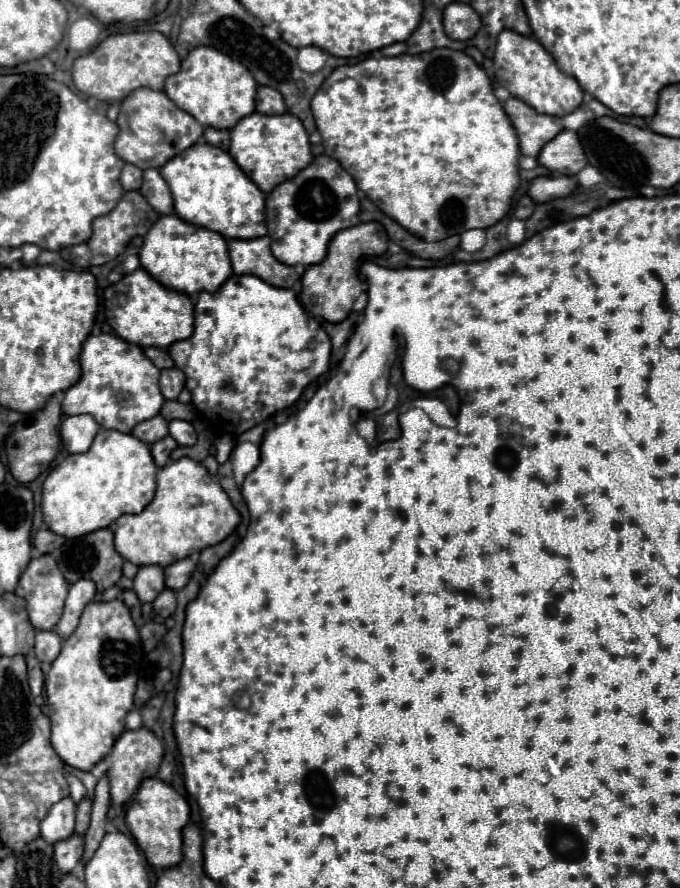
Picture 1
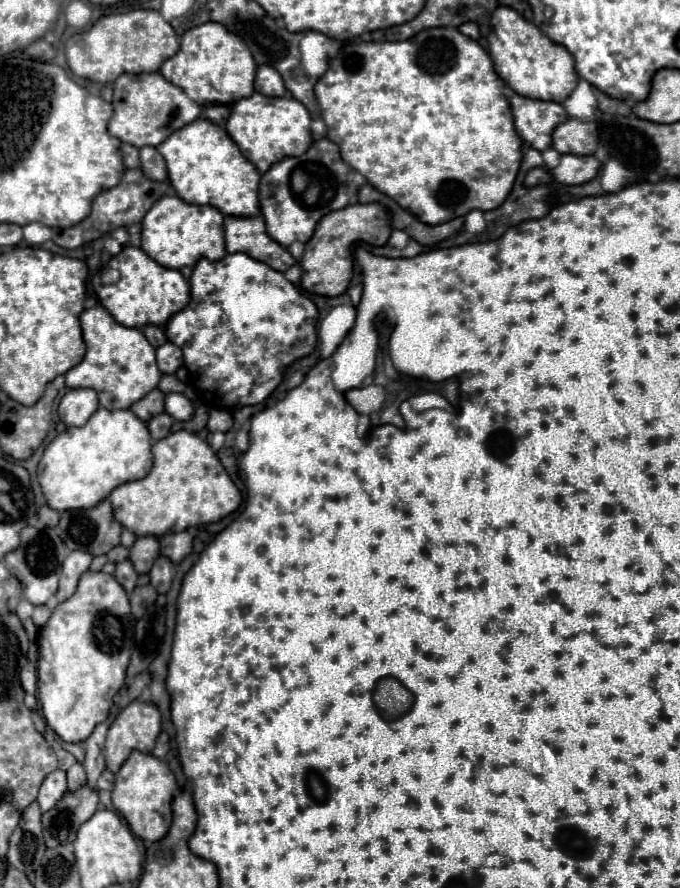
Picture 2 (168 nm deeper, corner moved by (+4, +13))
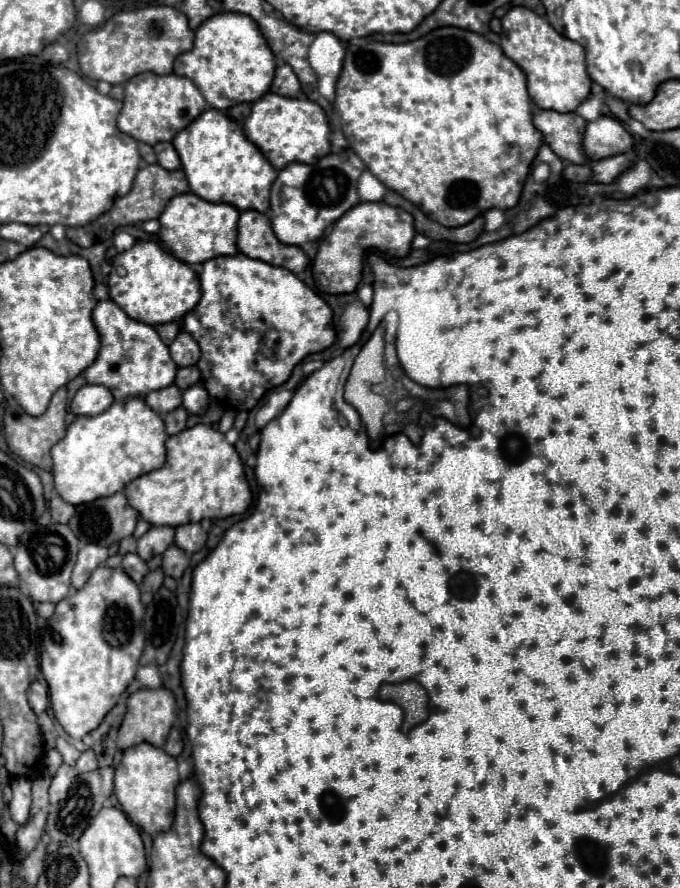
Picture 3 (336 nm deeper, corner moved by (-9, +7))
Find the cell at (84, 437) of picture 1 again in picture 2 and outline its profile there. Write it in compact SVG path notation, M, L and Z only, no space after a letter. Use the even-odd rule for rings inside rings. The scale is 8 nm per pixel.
M79 387L69 389L63 395L57 413L65 425L83 425L83 421L87 421L87 417L91 417L91 413L95 413L97 407L97 391L89 387Z

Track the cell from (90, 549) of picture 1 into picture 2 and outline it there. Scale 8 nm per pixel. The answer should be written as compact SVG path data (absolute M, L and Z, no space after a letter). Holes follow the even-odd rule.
M109 499L99 501L91 509L63 511L57 529L69 549L87 549L91 555L103 555L119 545L123 531L121 523L113 517Z

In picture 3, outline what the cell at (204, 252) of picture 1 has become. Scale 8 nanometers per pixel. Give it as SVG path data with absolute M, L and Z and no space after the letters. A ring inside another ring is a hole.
M194 193L176 195L170 199L164 213L158 217L160 221L160 239L168 253L184 263L204 263L216 255L236 255L236 225L238 225L238 209L226 203L208 203Z

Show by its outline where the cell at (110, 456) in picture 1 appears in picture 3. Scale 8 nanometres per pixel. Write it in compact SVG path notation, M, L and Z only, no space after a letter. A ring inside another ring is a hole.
M142 399L114 401L96 417L76 417L66 437L52 447L52 475L58 495L70 503L90 503L92 499L122 491L132 479L156 471L166 463L164 421Z

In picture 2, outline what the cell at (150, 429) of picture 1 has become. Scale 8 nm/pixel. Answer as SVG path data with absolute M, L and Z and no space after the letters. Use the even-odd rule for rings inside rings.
M153 389L149 391L145 397L141 397L139 401L135 401L131 405L131 411L143 419L143 421L149 421L151 417L163 413L163 405L165 405L165 395L159 391L159 389Z

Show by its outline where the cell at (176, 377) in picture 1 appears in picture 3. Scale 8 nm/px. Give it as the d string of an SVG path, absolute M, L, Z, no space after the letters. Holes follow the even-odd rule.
M182 331L170 345L170 355L178 367L192 367L200 359L200 347L186 331Z

